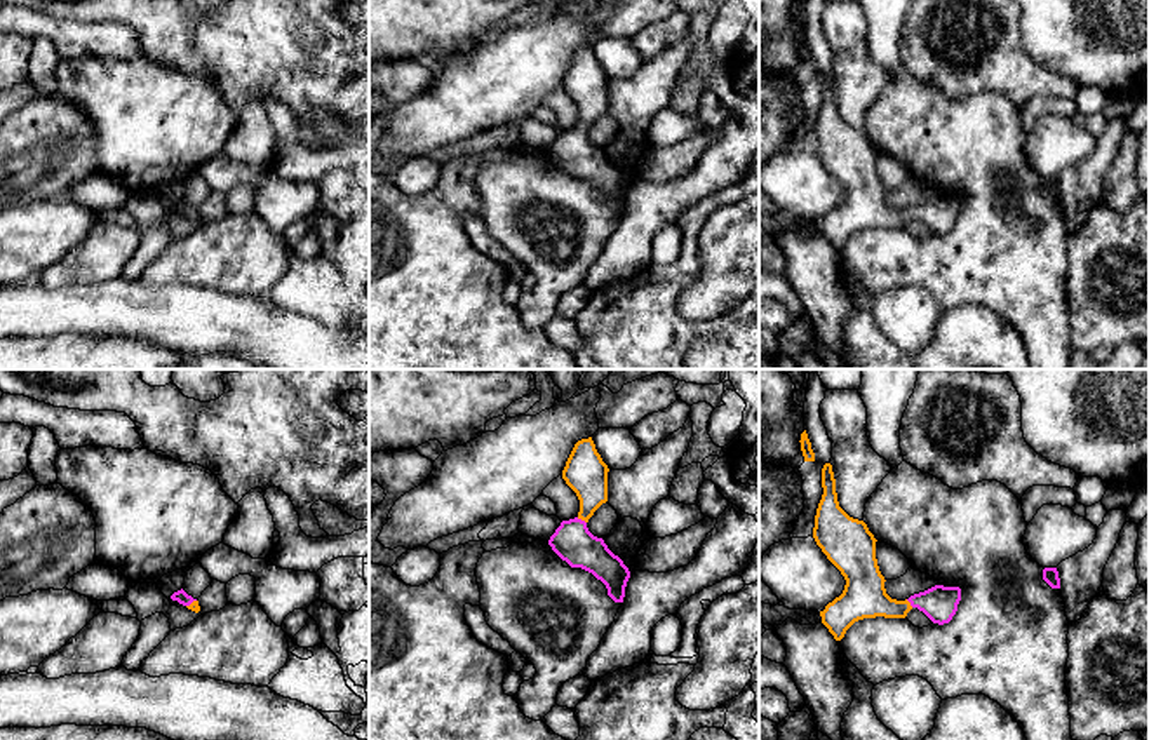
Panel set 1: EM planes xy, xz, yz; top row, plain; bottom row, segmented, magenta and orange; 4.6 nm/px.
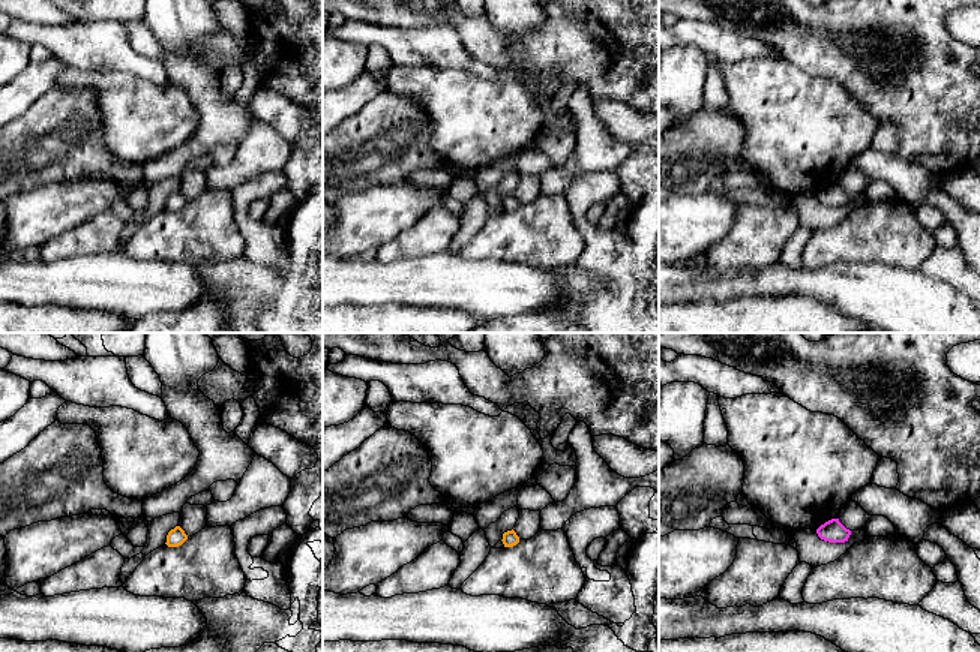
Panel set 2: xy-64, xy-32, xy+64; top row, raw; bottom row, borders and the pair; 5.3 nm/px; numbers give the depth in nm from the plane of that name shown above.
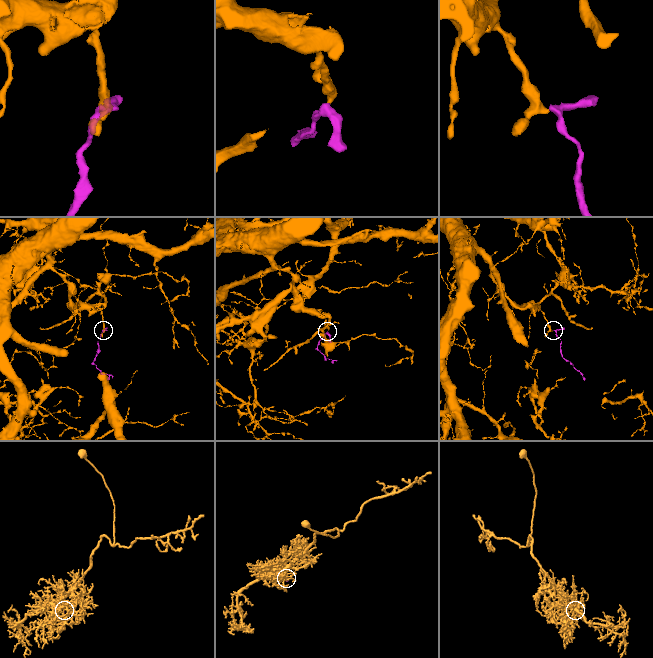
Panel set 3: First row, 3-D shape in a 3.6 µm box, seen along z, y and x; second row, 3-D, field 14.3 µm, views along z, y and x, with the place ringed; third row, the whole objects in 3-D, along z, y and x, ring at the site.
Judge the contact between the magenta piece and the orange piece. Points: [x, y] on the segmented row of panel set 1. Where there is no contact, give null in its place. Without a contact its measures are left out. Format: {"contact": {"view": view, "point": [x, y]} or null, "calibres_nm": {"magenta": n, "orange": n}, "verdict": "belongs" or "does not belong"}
{"contact": {"view": "xz", "point": [580, 519]}, "calibres_nm": {"magenta": 180, "orange": 200}, "verdict": "belongs"}

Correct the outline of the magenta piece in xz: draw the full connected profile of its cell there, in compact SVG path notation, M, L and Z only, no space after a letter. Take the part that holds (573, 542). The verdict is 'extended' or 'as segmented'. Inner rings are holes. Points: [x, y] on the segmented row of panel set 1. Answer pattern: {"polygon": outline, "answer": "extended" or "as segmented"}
{"polygon": "M592 437L574 444L562 479L576 493L580 512L574 519L561 522L548 545L571 568L581 568L601 580L615 602L623 602L630 571L604 540L594 536L587 528L594 512L608 501L608 472Z", "answer": "extended"}

